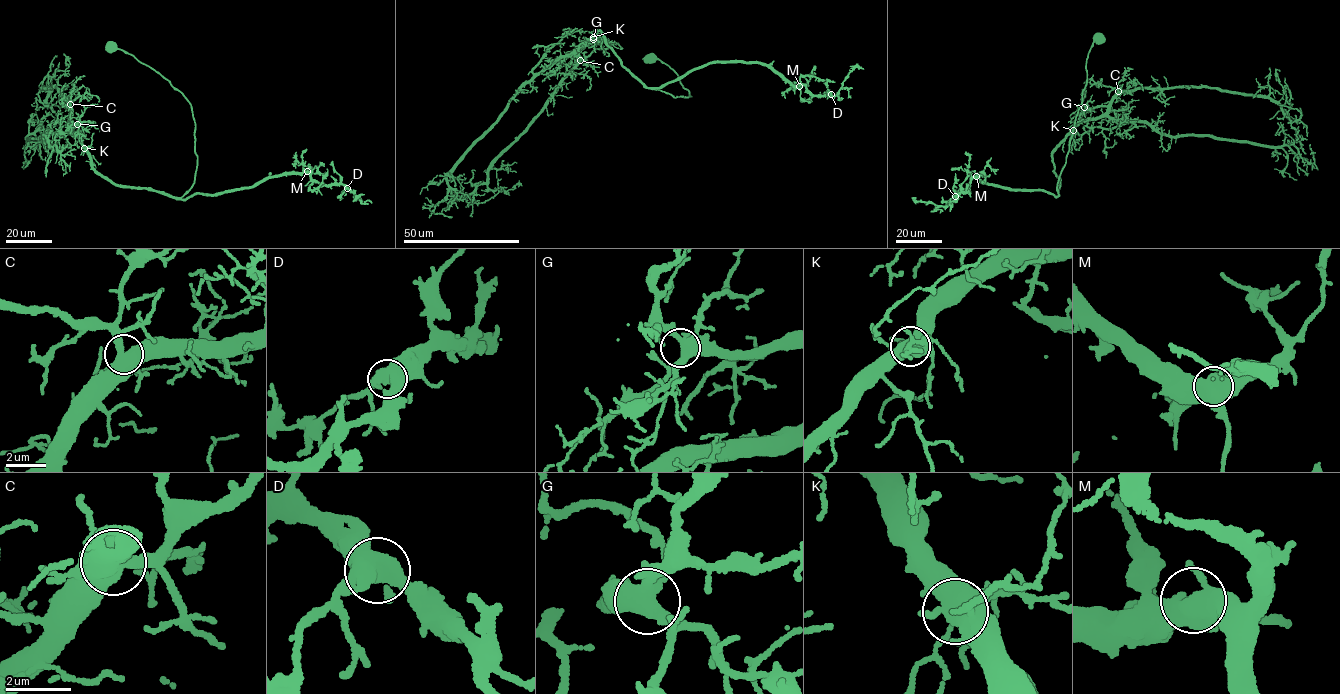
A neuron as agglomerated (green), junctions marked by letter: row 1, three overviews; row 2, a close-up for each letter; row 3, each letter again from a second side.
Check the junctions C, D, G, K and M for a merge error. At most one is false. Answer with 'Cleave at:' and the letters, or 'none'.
Cleave at: none

